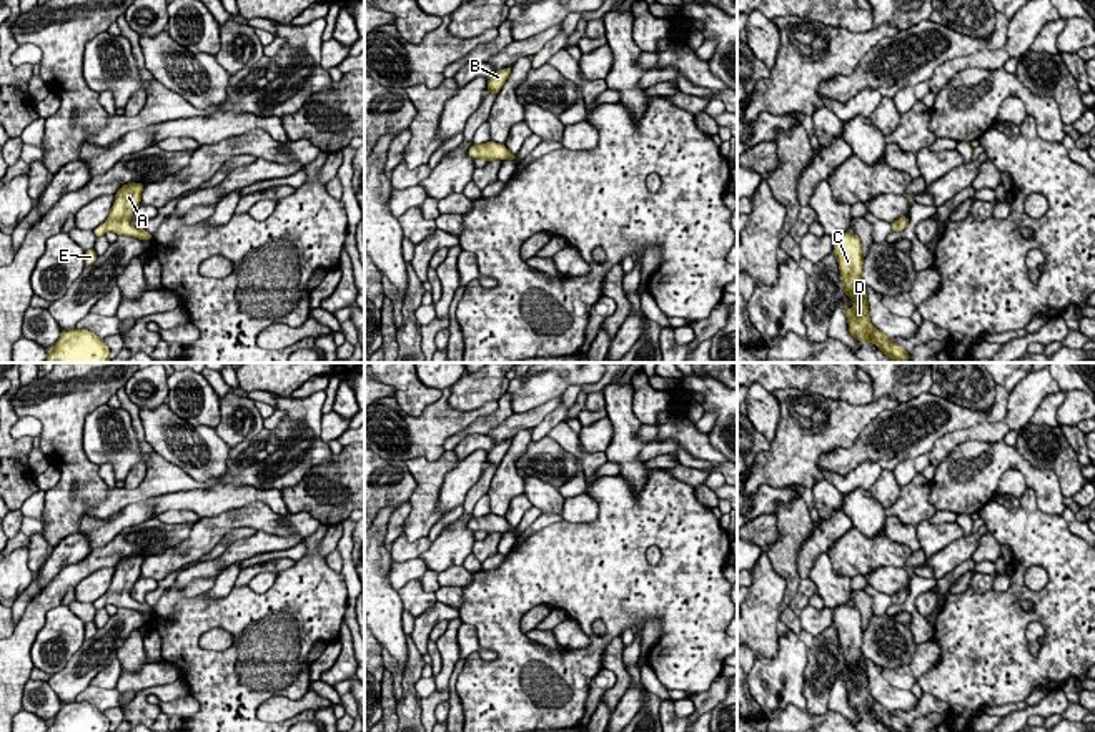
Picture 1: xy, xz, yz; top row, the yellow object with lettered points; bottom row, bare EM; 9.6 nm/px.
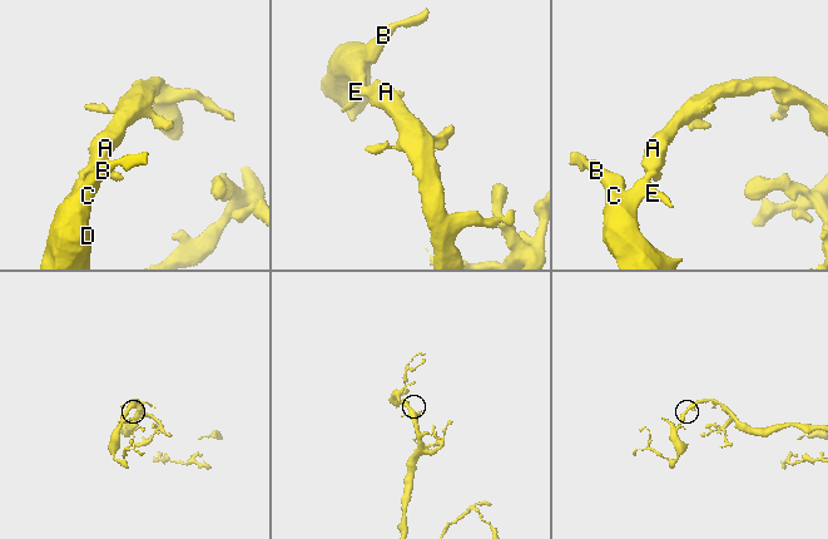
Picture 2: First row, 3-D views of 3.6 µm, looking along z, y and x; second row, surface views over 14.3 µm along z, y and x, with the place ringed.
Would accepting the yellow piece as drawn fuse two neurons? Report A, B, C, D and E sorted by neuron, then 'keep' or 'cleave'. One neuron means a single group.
groups A B C D E; keep

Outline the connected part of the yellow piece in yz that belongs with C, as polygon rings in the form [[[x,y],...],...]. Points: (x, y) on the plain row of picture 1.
[[[840,606],[832,611],[832,617],[844,667],[855,675],[854,680],[840,679],[847,689],[850,707],[860,715],[875,715],[889,732],[909,732],[910,725],[874,700],[869,692],[867,664],[860,650],[864,637],[860,611],[855,606]]]

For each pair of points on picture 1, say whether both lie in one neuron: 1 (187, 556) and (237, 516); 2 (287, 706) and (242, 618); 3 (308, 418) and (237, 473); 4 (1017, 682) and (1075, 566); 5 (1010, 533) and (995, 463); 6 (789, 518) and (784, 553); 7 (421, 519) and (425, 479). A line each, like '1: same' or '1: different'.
1: same
2: different
3: same
4: same
5: different
6: same
7: same

